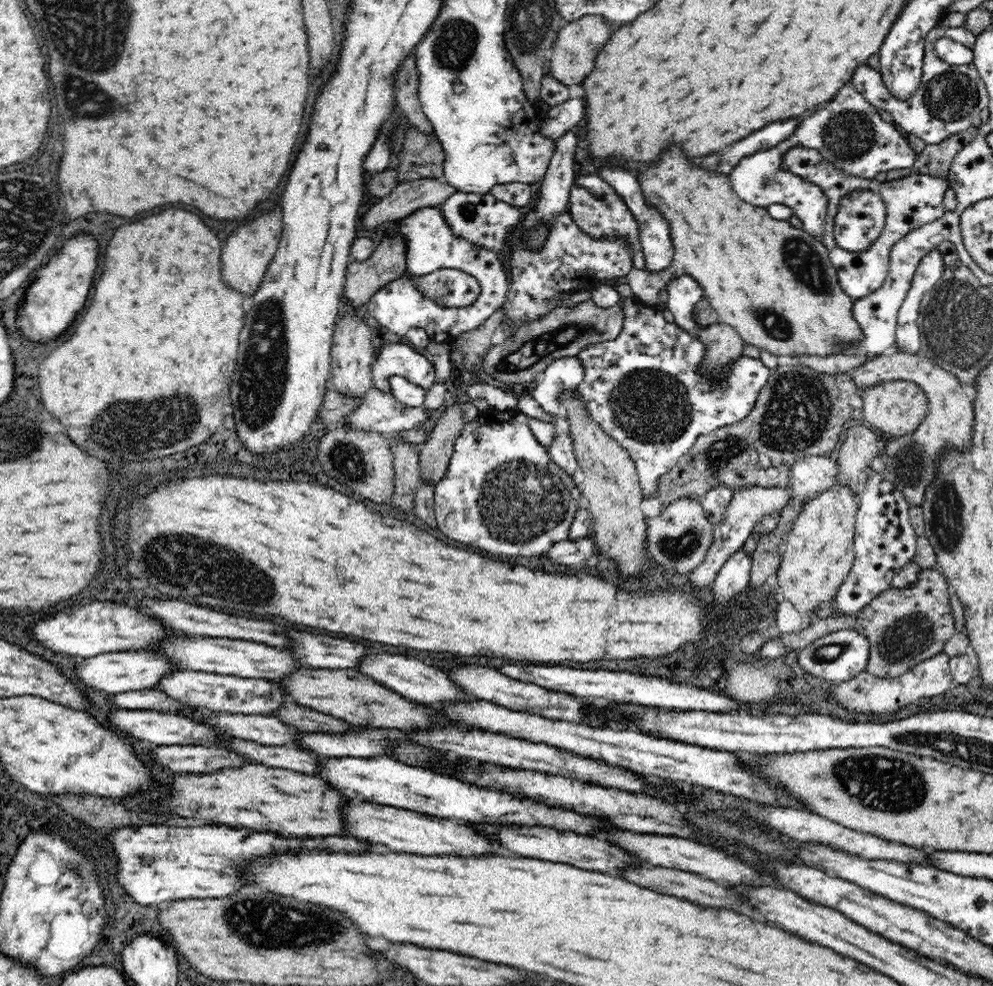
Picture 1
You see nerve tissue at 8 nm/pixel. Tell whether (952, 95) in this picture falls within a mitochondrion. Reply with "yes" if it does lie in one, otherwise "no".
yes

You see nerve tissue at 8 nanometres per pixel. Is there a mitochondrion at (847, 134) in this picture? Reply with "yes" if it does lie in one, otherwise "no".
yes

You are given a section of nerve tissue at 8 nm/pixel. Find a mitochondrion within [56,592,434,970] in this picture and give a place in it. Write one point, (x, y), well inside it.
(251, 921)

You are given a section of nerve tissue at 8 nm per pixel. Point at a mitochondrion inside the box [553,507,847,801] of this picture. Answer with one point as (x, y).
(676, 546)

